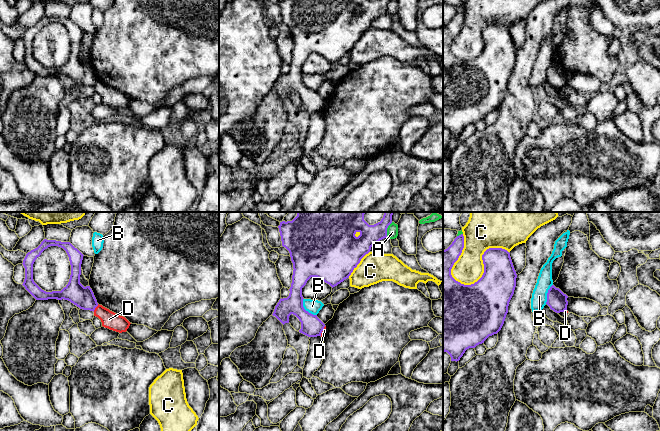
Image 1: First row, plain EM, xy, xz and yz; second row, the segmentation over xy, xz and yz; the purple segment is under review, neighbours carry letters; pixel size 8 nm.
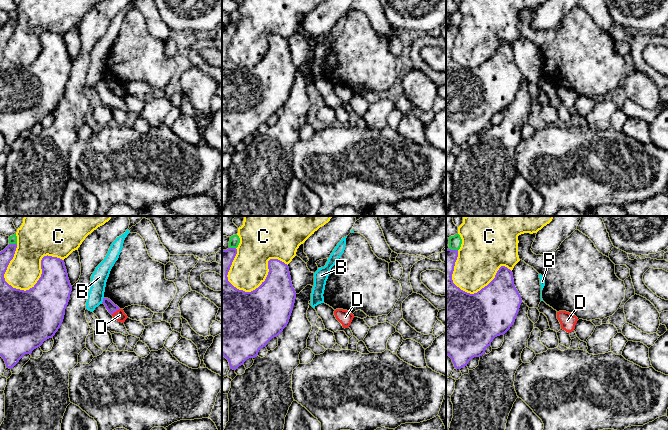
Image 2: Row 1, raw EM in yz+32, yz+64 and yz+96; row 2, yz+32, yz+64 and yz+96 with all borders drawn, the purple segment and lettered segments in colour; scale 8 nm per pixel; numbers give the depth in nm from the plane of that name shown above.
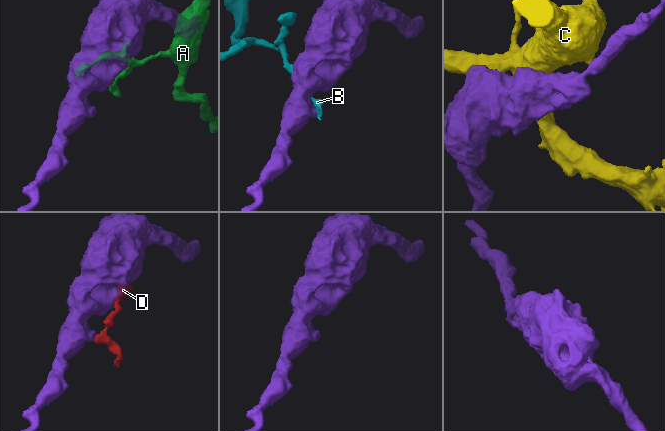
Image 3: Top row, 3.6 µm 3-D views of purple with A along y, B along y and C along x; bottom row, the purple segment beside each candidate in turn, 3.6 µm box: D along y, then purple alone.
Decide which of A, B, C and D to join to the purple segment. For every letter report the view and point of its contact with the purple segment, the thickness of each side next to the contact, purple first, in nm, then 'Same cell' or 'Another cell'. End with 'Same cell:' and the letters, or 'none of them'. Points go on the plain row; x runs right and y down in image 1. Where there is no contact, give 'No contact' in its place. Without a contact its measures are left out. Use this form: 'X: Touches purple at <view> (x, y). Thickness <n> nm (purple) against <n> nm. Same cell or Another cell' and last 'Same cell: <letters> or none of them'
A: Touches purple at xz (386, 6). Thickness 160 nm (purple) against 100 nm. Another cell
B: Touches purple at xz (304, 85). Thickness 170 nm (purple) against 110 nm. Another cell
C: Touches purple at yz (484, 44). Thickness 340 nm (purple) against 240 nm. Another cell
D: Touches purple at xy (95, 83). Thickness 180 nm (purple) against 140 nm. Another cell
Same cell: none of them

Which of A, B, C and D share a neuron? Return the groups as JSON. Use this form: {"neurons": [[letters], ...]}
{"neurons": [["A"], ["B"], ["C"], ["D"]]}

